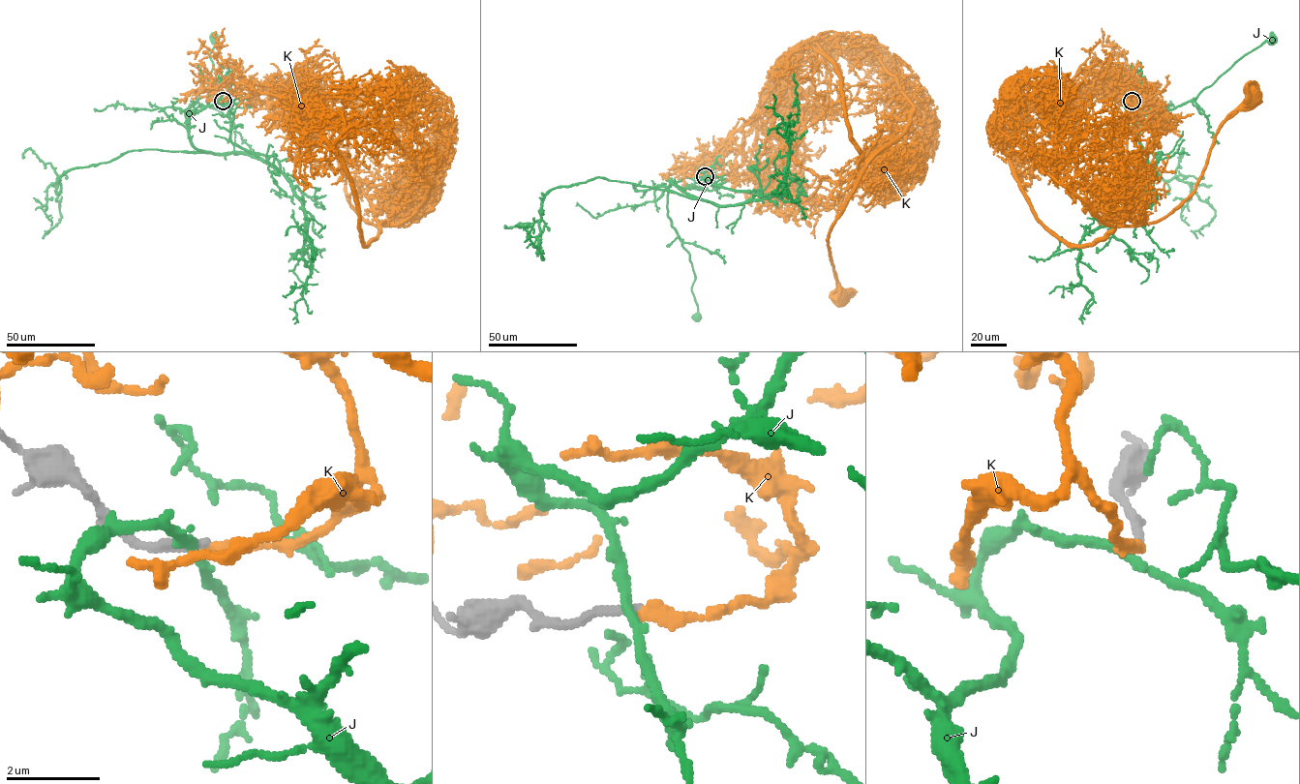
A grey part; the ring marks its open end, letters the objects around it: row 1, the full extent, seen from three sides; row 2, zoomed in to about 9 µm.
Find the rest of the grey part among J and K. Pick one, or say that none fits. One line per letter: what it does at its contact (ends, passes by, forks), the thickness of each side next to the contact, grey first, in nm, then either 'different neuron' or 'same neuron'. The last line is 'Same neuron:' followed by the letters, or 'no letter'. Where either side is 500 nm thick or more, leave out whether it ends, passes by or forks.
J: it passes by | 200/200 nm | different neuron
K: it ends | 180/300 nm | different neuron
Same neuron: no letter

